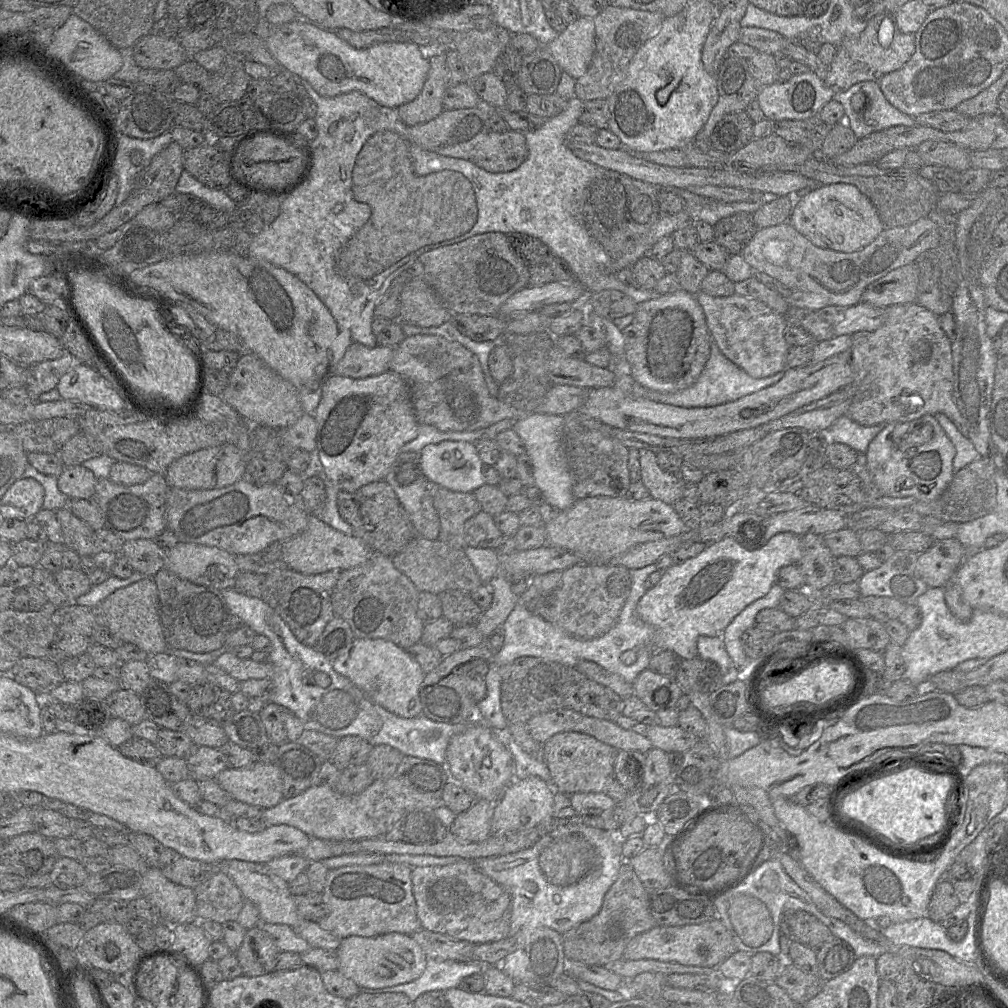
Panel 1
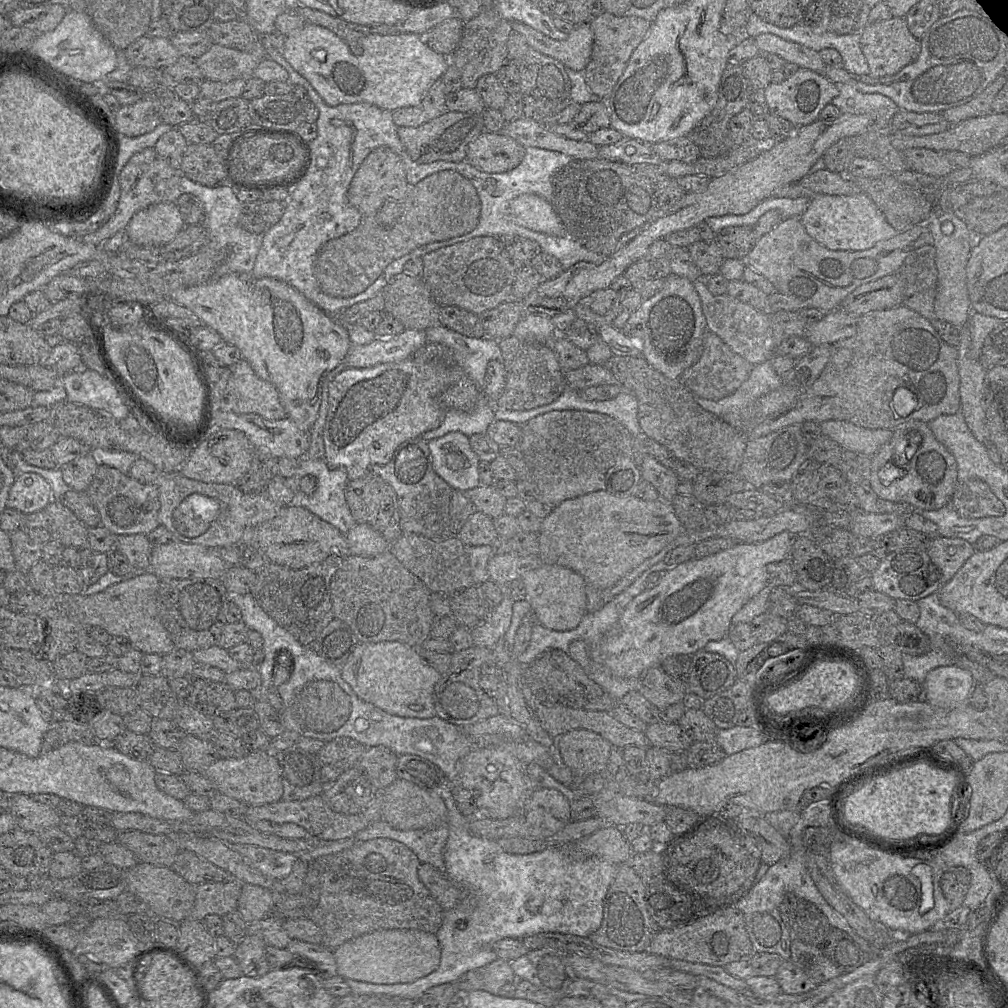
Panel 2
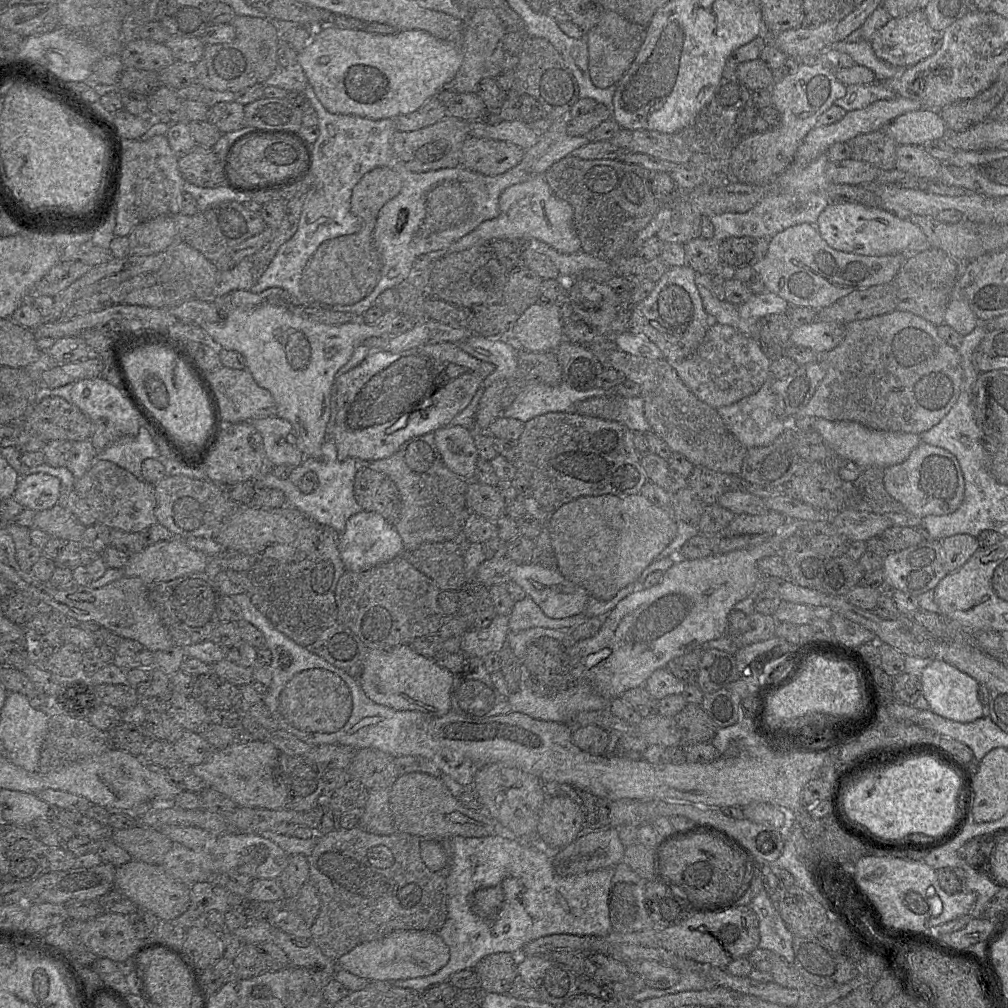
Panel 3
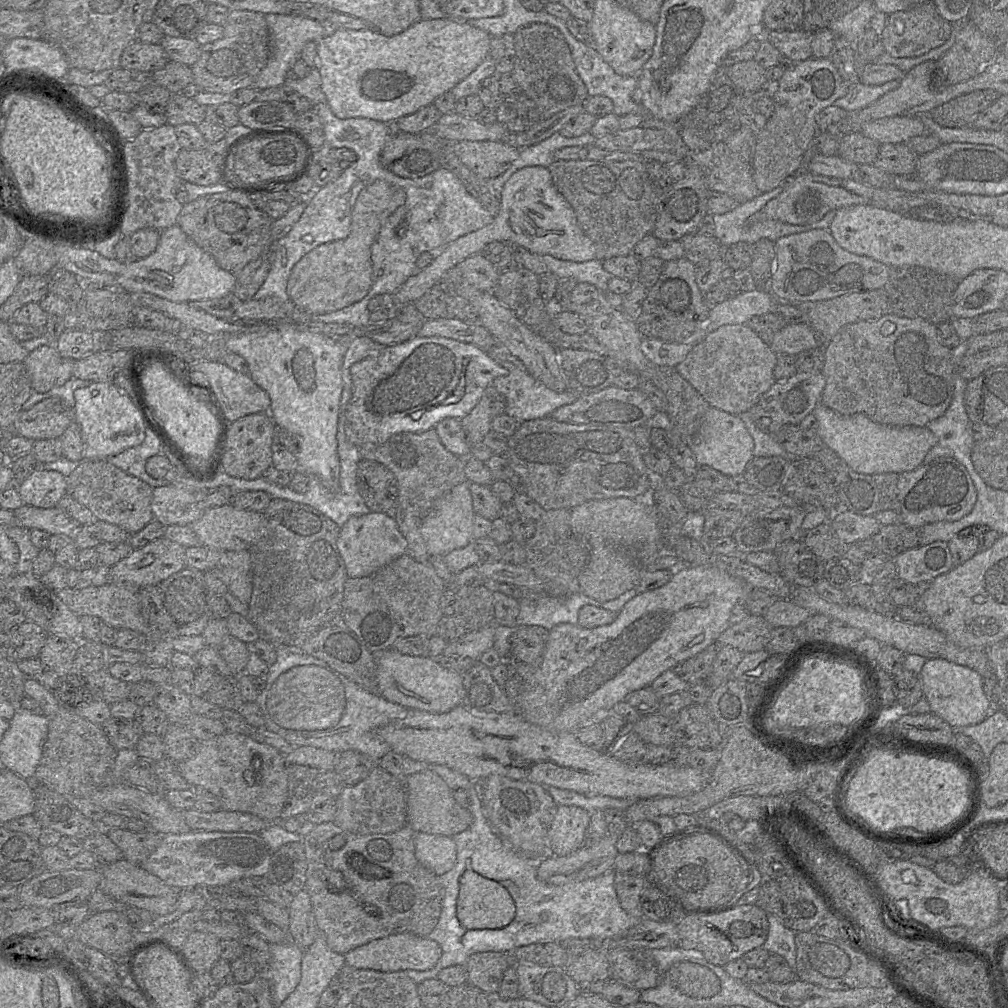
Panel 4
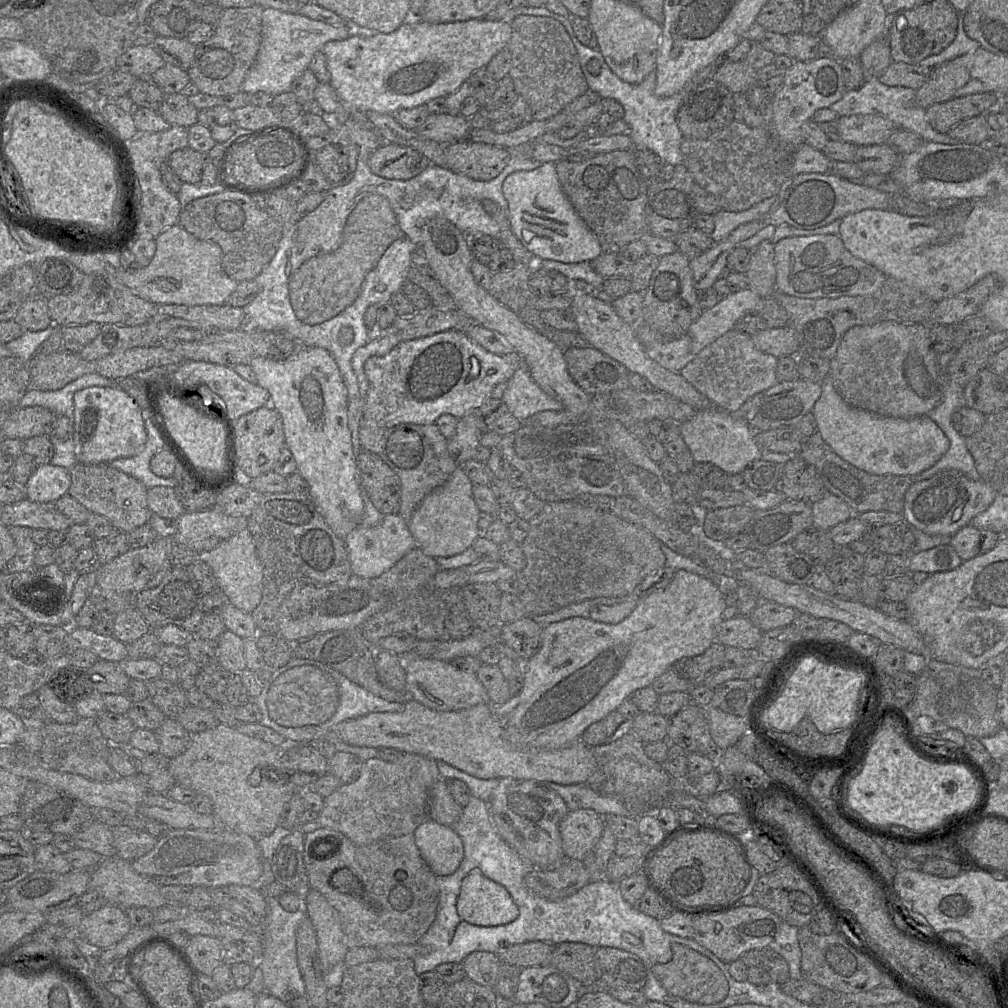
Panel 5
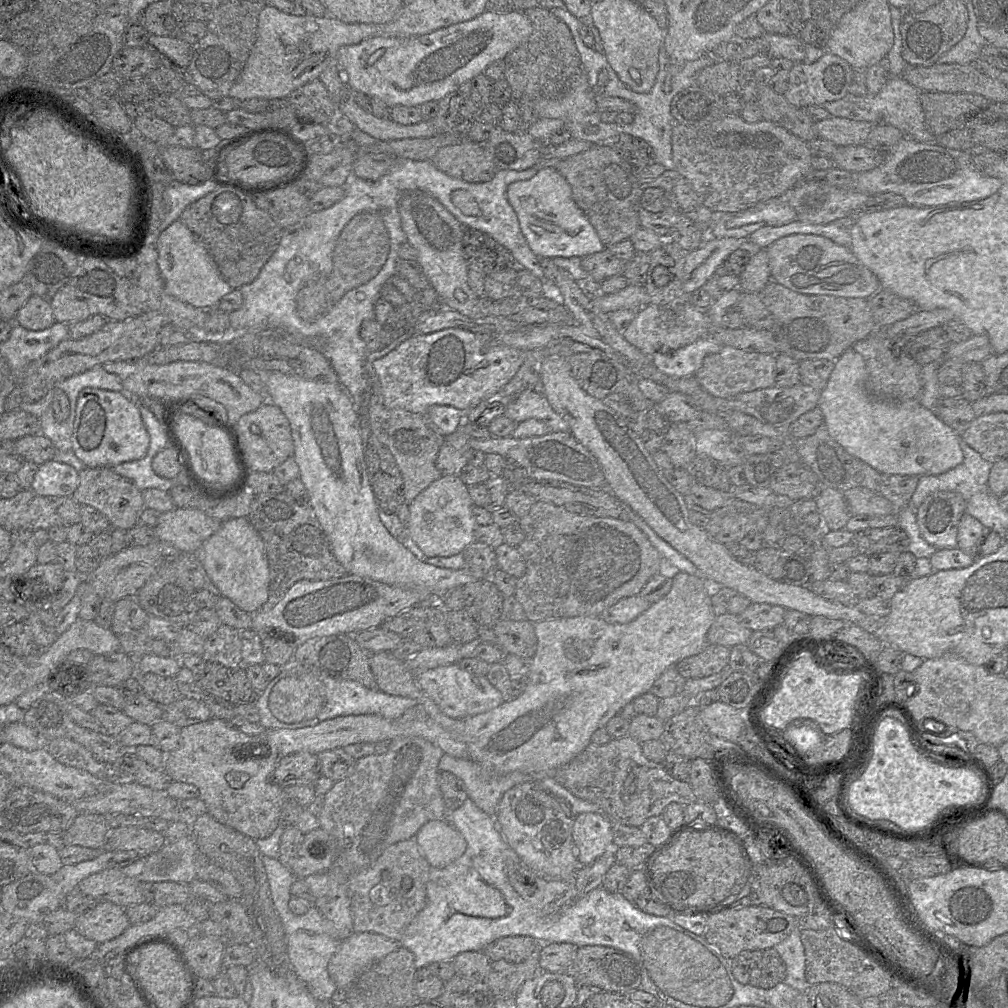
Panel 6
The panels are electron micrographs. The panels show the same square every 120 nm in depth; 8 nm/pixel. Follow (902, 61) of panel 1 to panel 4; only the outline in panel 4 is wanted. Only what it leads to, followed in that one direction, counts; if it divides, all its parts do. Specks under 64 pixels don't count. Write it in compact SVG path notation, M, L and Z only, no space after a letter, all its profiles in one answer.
M927 2L890 14L882 33L882 44L885 53L892 57L917 57L943 45L953 30L954 24L941 17L933 2Z

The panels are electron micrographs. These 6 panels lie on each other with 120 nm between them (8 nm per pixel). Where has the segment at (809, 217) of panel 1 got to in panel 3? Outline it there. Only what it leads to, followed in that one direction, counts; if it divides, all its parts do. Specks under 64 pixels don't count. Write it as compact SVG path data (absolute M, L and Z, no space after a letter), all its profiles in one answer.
M830 202L819 215L815 226L829 246L846 253L865 256L911 255L931 248L921 228L909 219L900 218L882 207L856 202Z

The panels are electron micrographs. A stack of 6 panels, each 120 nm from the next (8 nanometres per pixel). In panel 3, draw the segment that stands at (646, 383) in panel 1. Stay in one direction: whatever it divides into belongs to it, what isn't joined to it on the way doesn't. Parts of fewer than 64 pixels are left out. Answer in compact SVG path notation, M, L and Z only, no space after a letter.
M689 266L669 267L655 283L653 291L633 307L627 331L646 336L657 345L668 363L677 363L689 357L701 344L712 323L703 307L696 286L697 273Z

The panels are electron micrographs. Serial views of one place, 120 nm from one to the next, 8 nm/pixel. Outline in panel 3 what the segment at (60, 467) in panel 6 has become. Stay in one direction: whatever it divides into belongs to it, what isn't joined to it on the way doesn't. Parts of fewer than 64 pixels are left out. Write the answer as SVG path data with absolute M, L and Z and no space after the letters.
M34 473L20 477L12 497L24 509L41 512L58 504L61 491L57 477Z

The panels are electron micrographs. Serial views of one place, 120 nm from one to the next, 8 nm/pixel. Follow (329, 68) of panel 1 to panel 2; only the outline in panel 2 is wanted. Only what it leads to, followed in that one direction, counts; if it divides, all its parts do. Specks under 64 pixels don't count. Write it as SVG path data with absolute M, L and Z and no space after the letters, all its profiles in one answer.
M307 23L302 29L295 29L286 36L283 55L328 105L367 102L389 111L419 104L430 86L442 77L450 65L448 57L426 44L424 35L415 33L370 34L359 39L359 46L362 48L362 54L355 55L348 44L331 30Z

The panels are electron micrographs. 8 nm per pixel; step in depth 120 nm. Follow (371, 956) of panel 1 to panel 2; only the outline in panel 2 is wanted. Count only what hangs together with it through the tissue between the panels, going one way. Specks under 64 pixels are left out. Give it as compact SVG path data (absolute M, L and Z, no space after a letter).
M388 929L351 939L333 950L333 955L337 975L344 979L396 984L413 982L436 970L441 959L441 948L434 933L416 929Z

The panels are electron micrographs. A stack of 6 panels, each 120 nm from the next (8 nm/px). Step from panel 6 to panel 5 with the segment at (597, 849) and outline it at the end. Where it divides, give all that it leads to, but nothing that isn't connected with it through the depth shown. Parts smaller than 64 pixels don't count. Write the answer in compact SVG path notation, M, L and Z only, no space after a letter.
M592 809L568 811L559 823L566 859L583 861L594 849L605 826L604 818Z

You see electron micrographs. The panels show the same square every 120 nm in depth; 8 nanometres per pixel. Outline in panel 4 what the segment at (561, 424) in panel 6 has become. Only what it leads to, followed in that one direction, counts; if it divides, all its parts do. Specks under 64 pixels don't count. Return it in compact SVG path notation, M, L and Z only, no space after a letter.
M496 343L494 346L486 350L486 353L495 362L509 371L508 375L495 378L491 385L506 397L507 405L504 414L513 417L520 423L548 417L559 407L571 404L581 396L581 394L572 389L565 390L564 392L551 390L542 382L535 379L528 372L523 362L513 356L507 348L499 343Z

